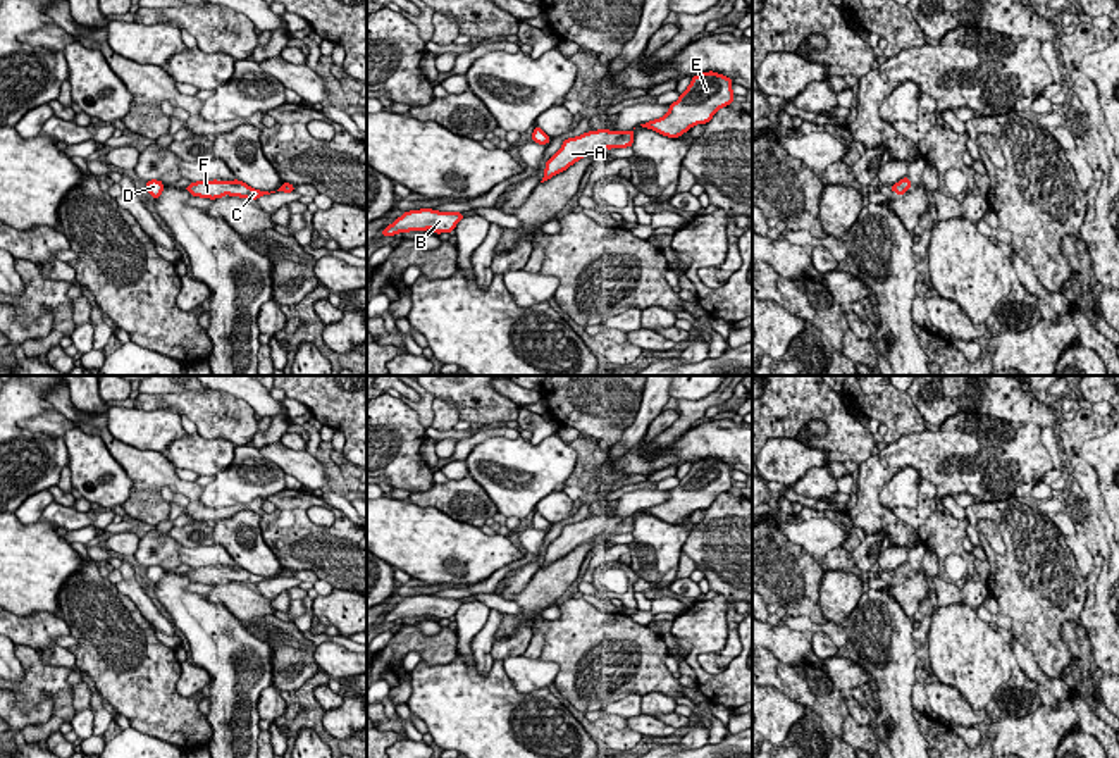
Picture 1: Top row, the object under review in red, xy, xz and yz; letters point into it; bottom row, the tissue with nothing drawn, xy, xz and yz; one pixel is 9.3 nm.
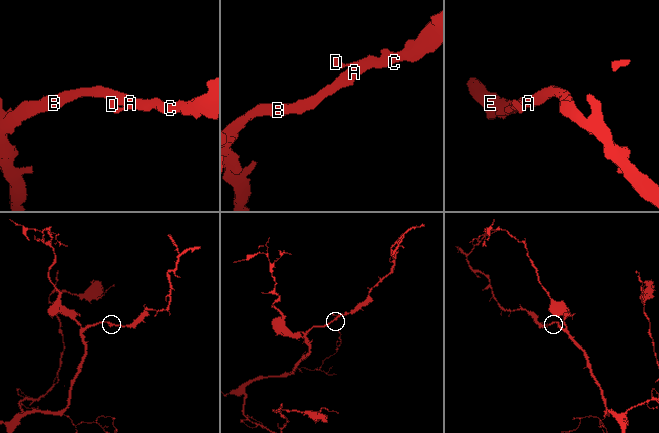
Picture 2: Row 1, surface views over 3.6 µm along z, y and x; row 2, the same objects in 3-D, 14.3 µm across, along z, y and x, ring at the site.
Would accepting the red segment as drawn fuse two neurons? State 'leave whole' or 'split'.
leave whole

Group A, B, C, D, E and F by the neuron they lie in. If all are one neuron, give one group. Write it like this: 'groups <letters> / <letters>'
groups A B C D E F

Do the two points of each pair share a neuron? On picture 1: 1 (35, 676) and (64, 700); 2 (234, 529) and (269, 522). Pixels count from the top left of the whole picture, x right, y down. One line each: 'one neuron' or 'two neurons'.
1: one neuron
2: two neurons

